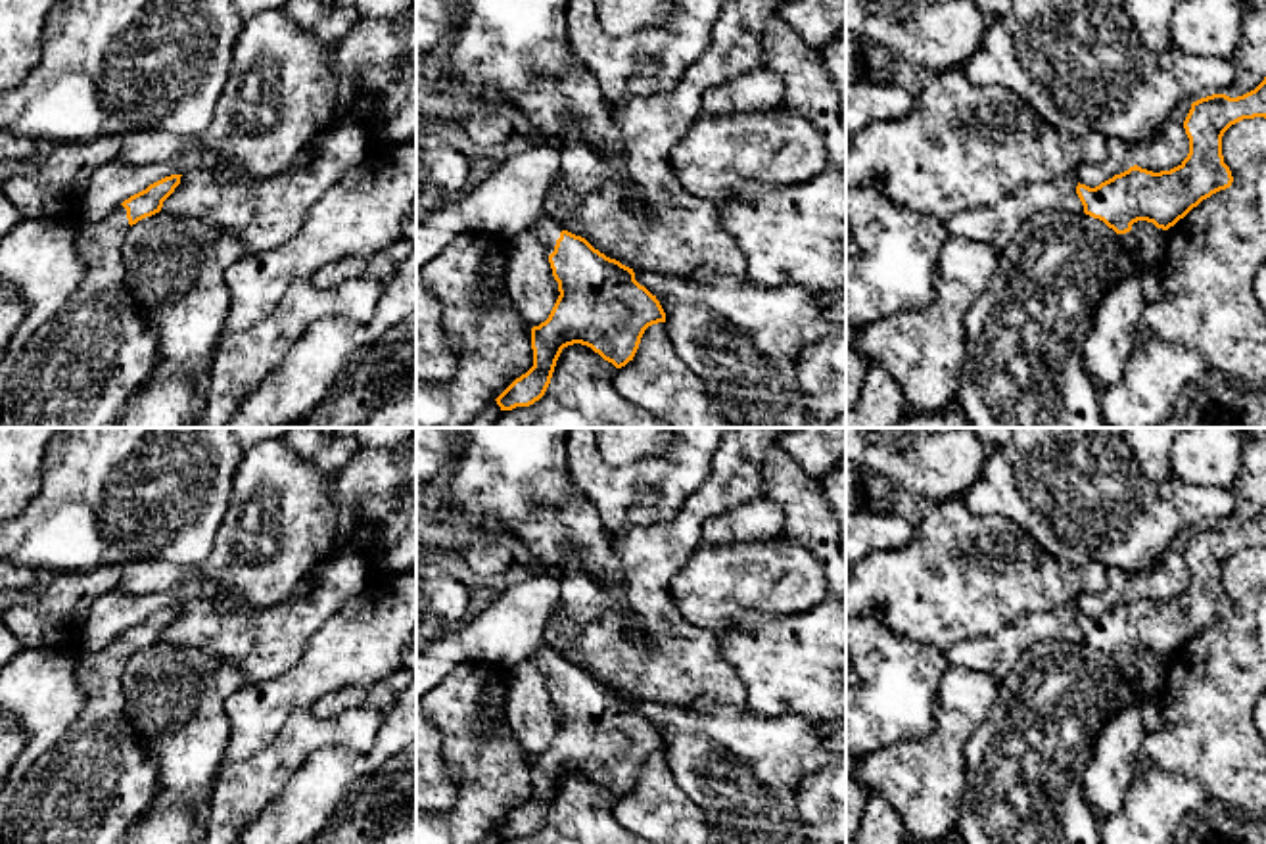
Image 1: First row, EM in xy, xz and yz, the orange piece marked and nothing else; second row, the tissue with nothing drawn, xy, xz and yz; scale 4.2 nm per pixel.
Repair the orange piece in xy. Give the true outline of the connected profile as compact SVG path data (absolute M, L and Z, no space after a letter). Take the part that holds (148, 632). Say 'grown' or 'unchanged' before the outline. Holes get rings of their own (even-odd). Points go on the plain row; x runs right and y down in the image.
grown; M165 606L125 629L104 650L81 654L84 708L25 773L6 813L4 844L121 844L129 827L152 806L157 796L157 760L125 714L123 673L132 654L161 641L180 606Z

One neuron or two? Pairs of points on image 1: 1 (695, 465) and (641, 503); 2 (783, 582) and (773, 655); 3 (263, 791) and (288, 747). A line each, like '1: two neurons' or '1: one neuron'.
1: one neuron
2: two neurons
3: one neuron

